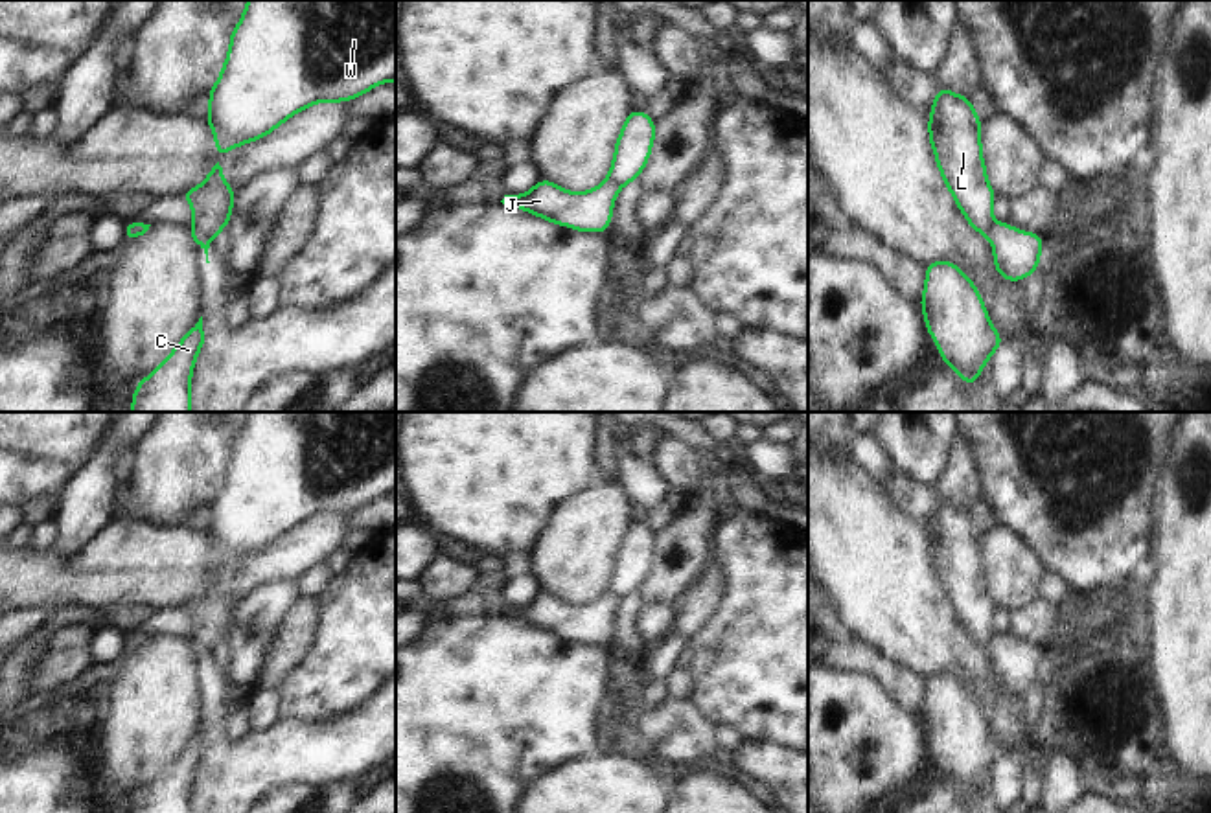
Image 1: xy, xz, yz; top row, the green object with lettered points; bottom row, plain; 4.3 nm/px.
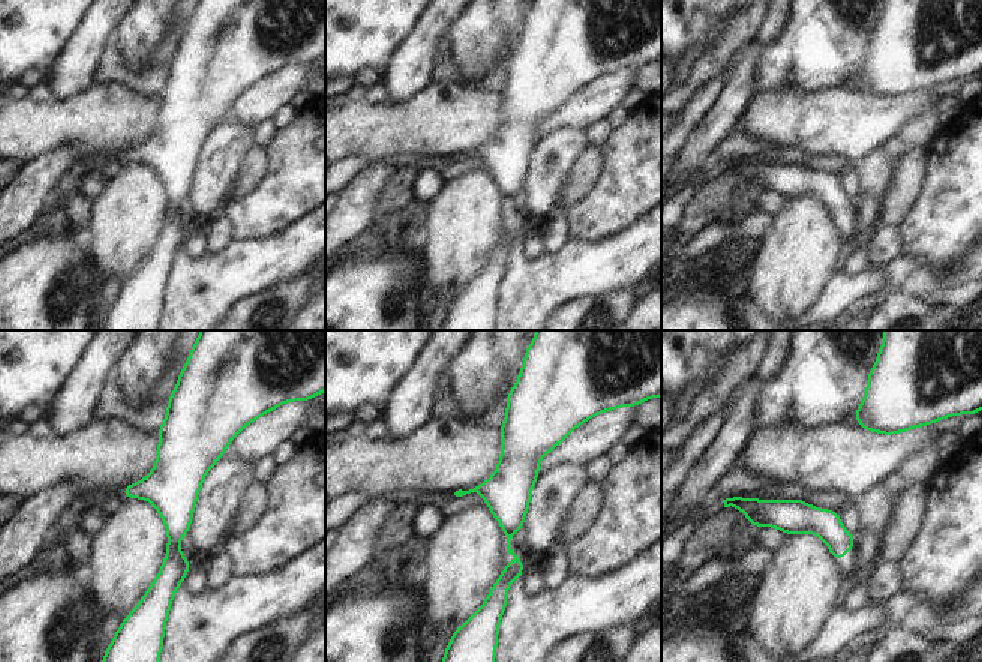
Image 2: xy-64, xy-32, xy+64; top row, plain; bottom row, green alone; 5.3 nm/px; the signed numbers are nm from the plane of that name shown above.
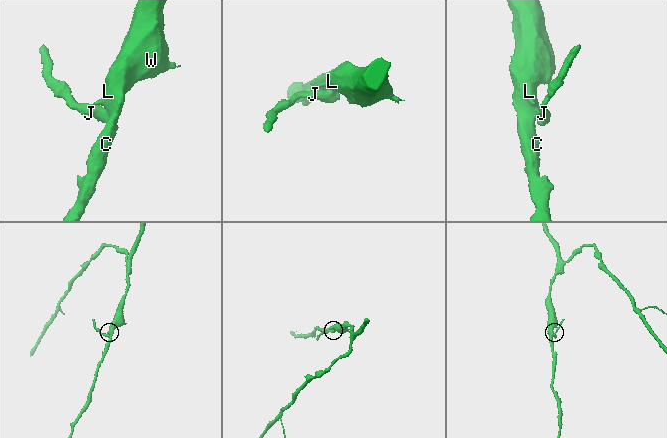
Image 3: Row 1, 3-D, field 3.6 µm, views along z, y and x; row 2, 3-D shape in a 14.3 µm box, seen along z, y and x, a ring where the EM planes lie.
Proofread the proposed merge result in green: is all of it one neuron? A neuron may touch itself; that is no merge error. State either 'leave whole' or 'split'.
split

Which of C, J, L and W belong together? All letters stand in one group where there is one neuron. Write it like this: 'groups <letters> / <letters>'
groups C L W / J

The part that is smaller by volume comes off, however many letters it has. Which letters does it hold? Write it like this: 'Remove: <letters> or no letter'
Remove: J.

